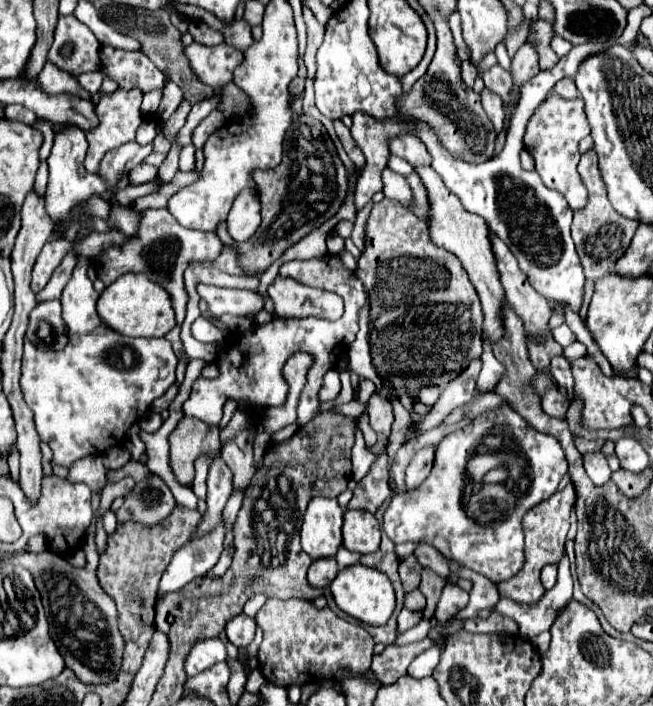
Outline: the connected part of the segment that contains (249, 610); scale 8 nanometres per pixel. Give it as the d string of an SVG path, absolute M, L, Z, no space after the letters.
M261 593L254 594L249 601L247 601L247 605L245 605L245 613L247 615L251 615L251 617L255 617L257 615L257 611L265 605L265 601L267 601L267 597L265 595L261 595Z

